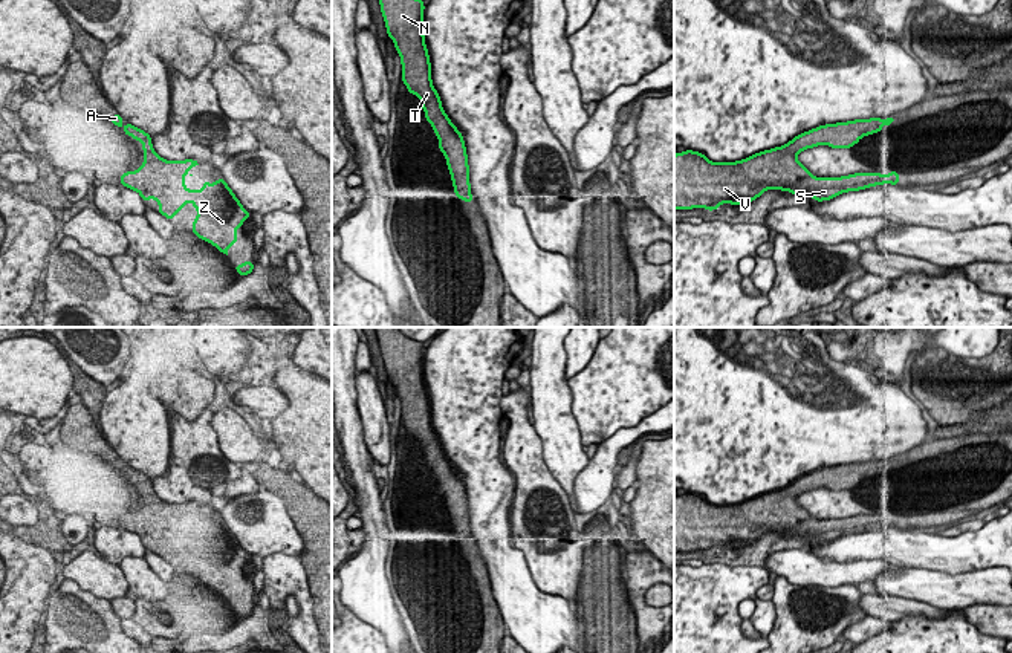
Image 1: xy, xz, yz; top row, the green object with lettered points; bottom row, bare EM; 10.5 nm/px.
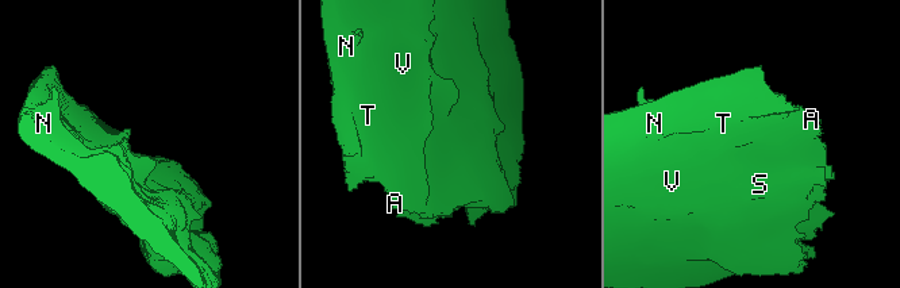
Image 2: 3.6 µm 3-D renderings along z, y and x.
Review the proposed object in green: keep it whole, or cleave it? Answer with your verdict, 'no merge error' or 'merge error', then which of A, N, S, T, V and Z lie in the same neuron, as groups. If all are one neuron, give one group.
no merge error; groups A N S T V Z

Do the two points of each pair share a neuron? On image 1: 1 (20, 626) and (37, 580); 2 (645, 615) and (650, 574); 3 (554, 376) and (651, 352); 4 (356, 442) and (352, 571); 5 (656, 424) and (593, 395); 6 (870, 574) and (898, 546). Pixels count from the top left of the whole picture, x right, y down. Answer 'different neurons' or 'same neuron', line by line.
1: same neuron
2: same neuron
3: different neurons
4: same neuron
5: different neurons
6: different neurons

